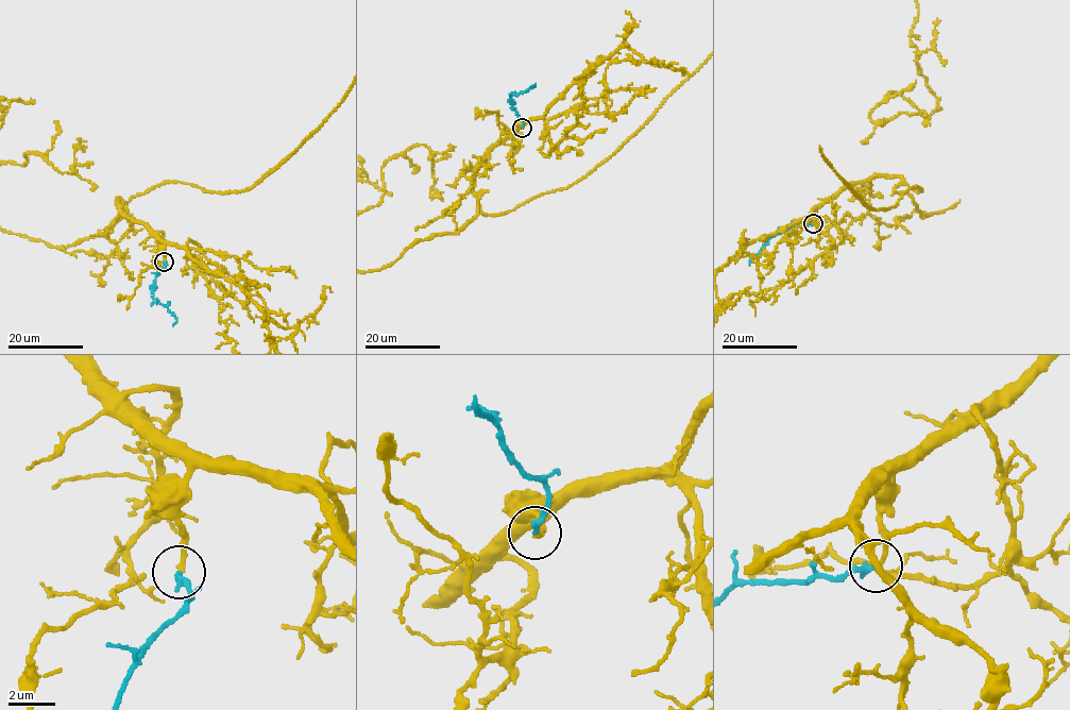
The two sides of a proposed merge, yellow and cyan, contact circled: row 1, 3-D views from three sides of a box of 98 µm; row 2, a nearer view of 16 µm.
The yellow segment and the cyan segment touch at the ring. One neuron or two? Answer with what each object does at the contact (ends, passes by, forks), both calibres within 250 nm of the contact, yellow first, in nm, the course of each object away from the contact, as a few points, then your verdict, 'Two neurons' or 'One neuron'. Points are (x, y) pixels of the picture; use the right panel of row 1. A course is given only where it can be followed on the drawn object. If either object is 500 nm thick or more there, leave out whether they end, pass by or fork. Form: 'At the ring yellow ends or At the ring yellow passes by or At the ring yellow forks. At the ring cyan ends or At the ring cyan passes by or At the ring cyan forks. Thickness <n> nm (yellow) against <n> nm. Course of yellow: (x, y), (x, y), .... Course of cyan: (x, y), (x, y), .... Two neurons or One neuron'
At the ring yellow ends. At the ring cyan ends. Thickness 200 nm (yellow) against 280 nm. Course of cyan: (814, 223), (780, 230), (749, 265). One neuron

